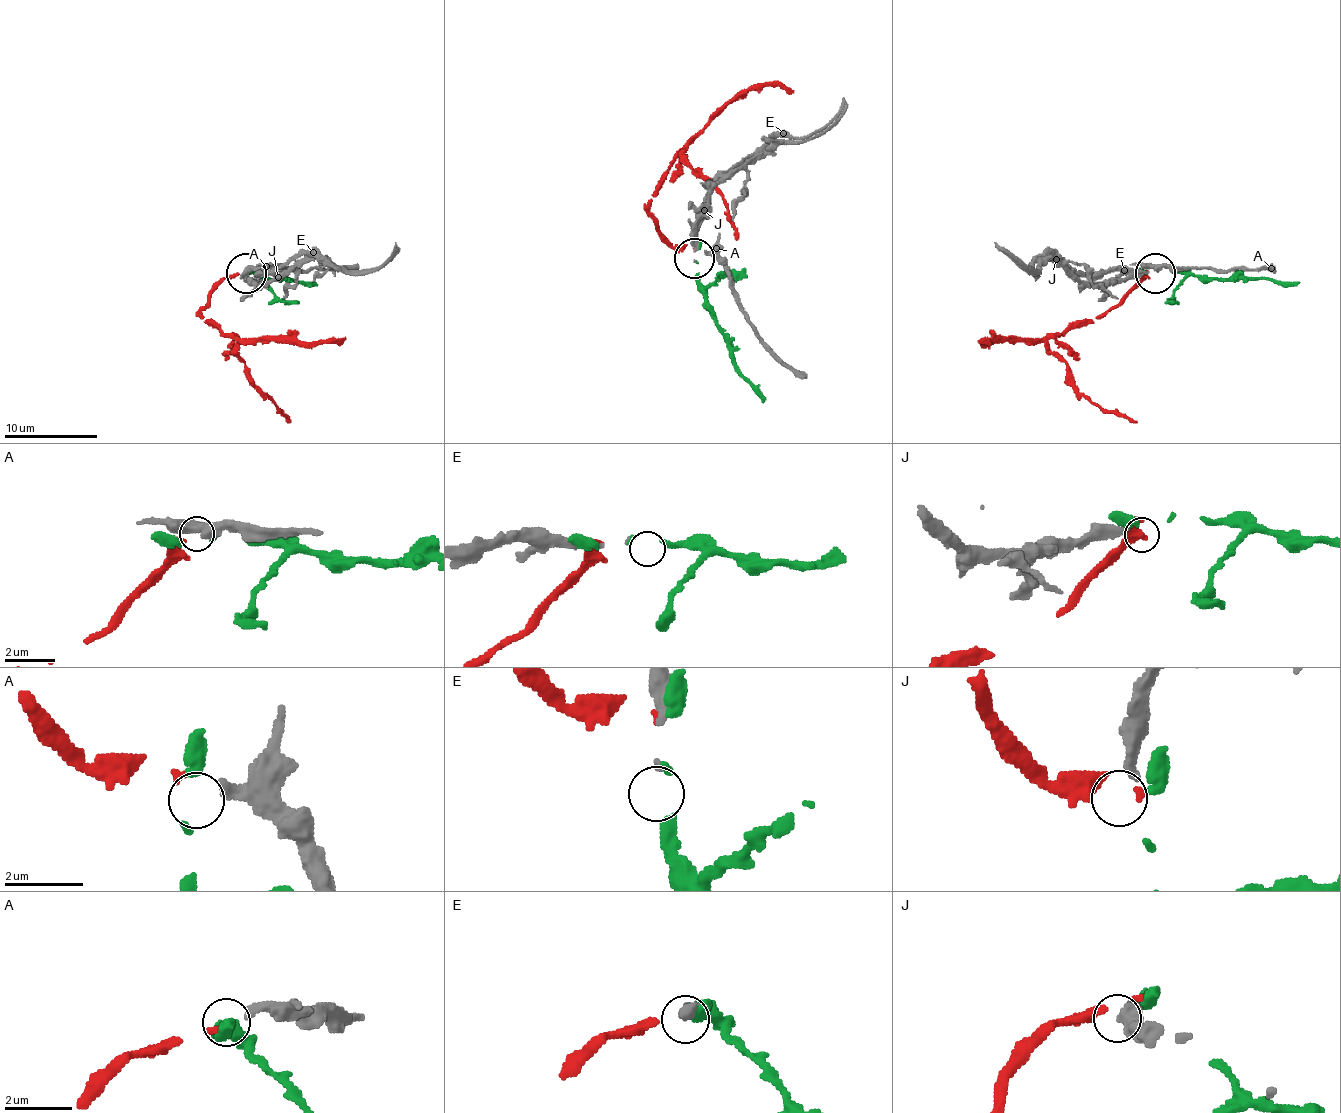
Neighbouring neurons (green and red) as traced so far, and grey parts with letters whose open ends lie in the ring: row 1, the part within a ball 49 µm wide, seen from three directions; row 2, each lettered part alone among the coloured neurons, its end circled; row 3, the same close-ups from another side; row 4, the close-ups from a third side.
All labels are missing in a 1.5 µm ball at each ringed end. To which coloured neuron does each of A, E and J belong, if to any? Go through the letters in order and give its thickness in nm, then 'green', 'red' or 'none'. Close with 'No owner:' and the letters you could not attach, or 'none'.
A: calibre 280 nm; red
E: calibre 140 nm; none
J: calibre 360 nm; none
No owner: E, J

